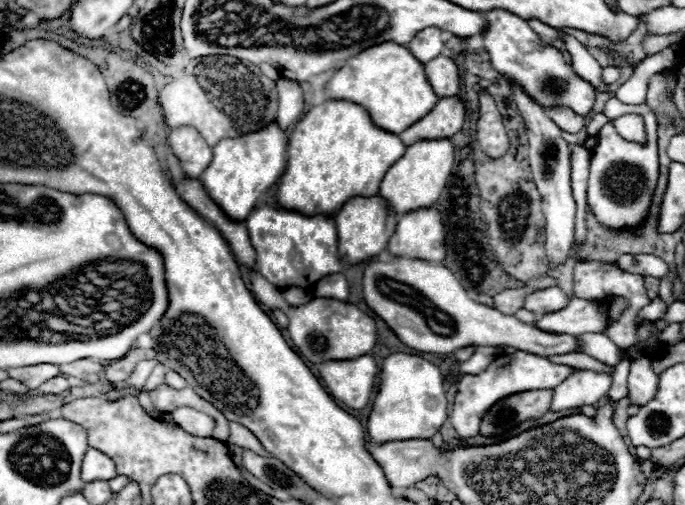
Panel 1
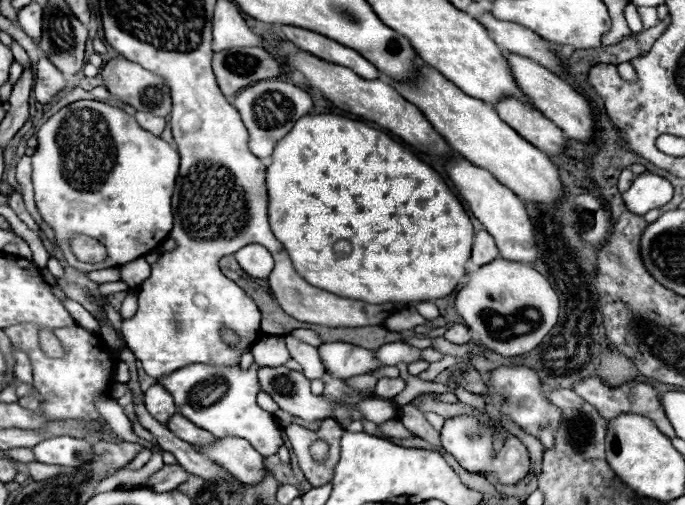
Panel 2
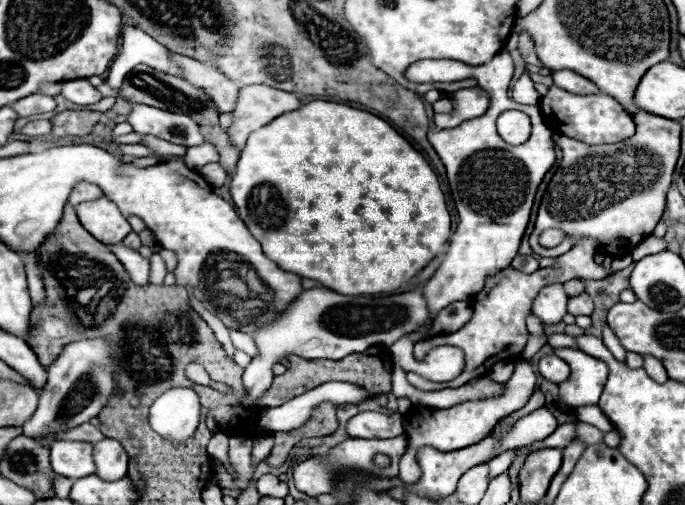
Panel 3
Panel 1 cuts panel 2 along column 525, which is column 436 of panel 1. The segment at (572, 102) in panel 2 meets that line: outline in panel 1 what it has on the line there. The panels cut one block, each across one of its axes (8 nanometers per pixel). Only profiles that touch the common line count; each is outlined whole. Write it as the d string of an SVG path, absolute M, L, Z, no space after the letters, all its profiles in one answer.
M436 56L434 60L430 60L424 66L428 80L432 84L432 88L436 90L438 98L442 96L454 96L460 90L460 74L458 74L458 66L452 58L448 56Z

